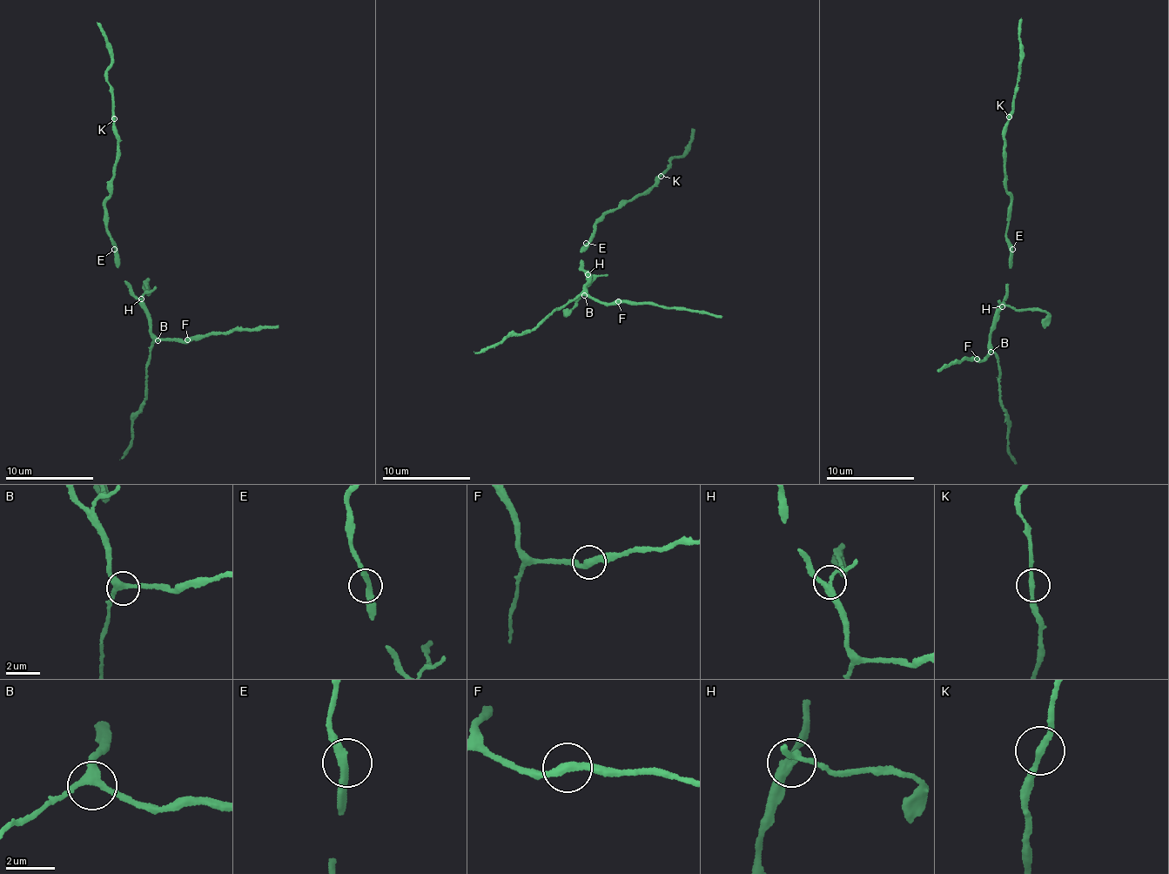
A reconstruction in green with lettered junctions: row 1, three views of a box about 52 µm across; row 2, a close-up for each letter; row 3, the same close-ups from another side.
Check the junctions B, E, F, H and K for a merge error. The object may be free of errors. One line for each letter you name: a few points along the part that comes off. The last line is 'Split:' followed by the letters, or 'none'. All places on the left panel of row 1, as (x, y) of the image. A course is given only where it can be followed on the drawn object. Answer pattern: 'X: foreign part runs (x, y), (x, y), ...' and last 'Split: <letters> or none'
H: foreign part runs (141, 299), (149, 292), (146, 285), (150, 279), (149, 296)
Split: H

